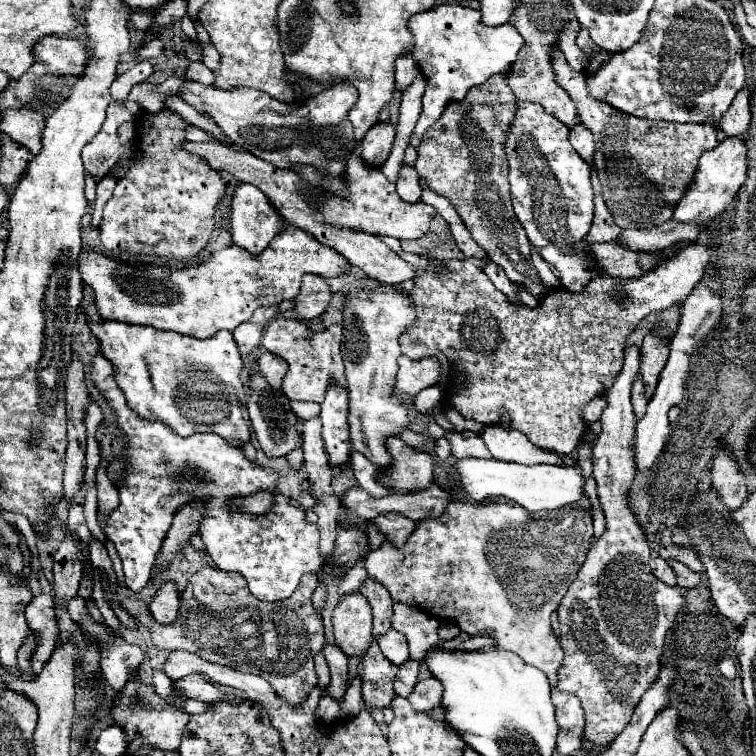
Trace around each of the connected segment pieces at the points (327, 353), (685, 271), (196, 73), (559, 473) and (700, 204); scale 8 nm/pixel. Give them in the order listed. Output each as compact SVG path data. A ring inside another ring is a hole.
M275 318L263 334L263 346L289 362L289 372L283 378L283 392L288 399L309 401L321 404L325 398L325 388L329 380L335 380L341 386L347 386L343 374L343 360L339 352L341 344L341 324L329 326L325 332L309 332L305 324L285 318Z
M707 226L693 244L683 246L665 264L659 264L655 270L639 276L637 280L599 276L585 286L585 292L577 292L577 296L573 296L573 292L565 292L565 288L553 288L541 298L539 306L533 308L505 298L485 272L469 260L445 260L445 276L439 276L437 272L423 272L415 278L411 298L417 308L417 320L413 328L399 338L403 354L411 360L443 354L451 362L451 368L465 368L465 376L469 376L469 380L465 380L465 390L461 388L461 392L445 394L445 404L455 408L463 418L475 420L483 426L495 426L501 424L501 412L505 410L509 426L523 432L533 444L549 448L561 456L569 456L587 432L587 424L581 416L585 404L603 396L621 370L627 336L649 314L663 312L689 296L693 286L703 278L711 256L719 246L719 232L719 228ZM613 290L623 290L625 296L613 298Z
M193 61L188 66L186 78L201 82L207 86L215 86L214 74L202 61Z
M461 458L455 464L457 480L463 488L463 494L473 504L483 504L493 498L509 498L523 506L529 512L563 508L571 502L577 502L583 496L583 478L579 466L525 466L517 462L503 460L485 460L485 458Z
M727 138L717 148L705 152L699 160L699 168L689 182L683 198L673 210L673 220L677 222L695 222L709 224L715 216L719 216L735 198L737 190L747 178L747 146L739 138Z

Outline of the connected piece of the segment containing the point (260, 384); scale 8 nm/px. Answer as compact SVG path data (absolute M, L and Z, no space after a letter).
M253 364L253 372L251 372L249 386L251 386L251 396L247 398L247 412L249 412L253 430L257 434L257 440L261 444L263 452L267 456L285 456L285 454L289 454L297 446L297 442L301 440L301 434L295 428L297 418L295 418L295 412L289 408L287 398L283 394L275 392L267 384L267 380L259 374L257 364Z

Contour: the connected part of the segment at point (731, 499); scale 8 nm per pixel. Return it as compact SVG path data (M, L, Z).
M719 450L719 454L713 460L713 466L711 466L711 488L717 492L719 500L731 512L741 508L741 504L749 496L747 488L745 488L745 476L737 470L735 460L725 450Z

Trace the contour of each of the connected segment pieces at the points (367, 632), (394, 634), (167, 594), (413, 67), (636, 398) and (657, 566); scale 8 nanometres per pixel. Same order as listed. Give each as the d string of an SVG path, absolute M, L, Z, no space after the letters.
M361 592L339 598L333 610L333 632L337 646L347 656L363 656L371 644L371 608Z
M389 630L385 636L381 636L379 640L379 646L381 646L381 652L393 662L393 664L403 664L405 660L409 660L409 648L407 648L407 638L397 632L397 630Z
M165 580L161 582L161 586L157 588L149 610L153 614L153 618L161 624L171 624L177 616L177 608L179 608L179 592L173 580Z
M409 54L401 56L397 60L397 64L395 64L395 86L397 86L397 90L401 94L411 86L413 78L417 76L417 72L419 72L419 68L417 68L417 64L413 62L413 58Z
M637 378L633 382L633 392L631 392L631 402L633 402L633 412L635 412L635 420L641 420L645 416L645 408L647 408L647 398L643 394L643 380Z
M661 556L651 558L651 560L649 560L649 566L651 566L651 572L653 572L661 582L665 582L665 584L669 584L669 586L675 584L675 572L673 572L673 568L669 566L669 562L667 562L665 558L661 558Z

